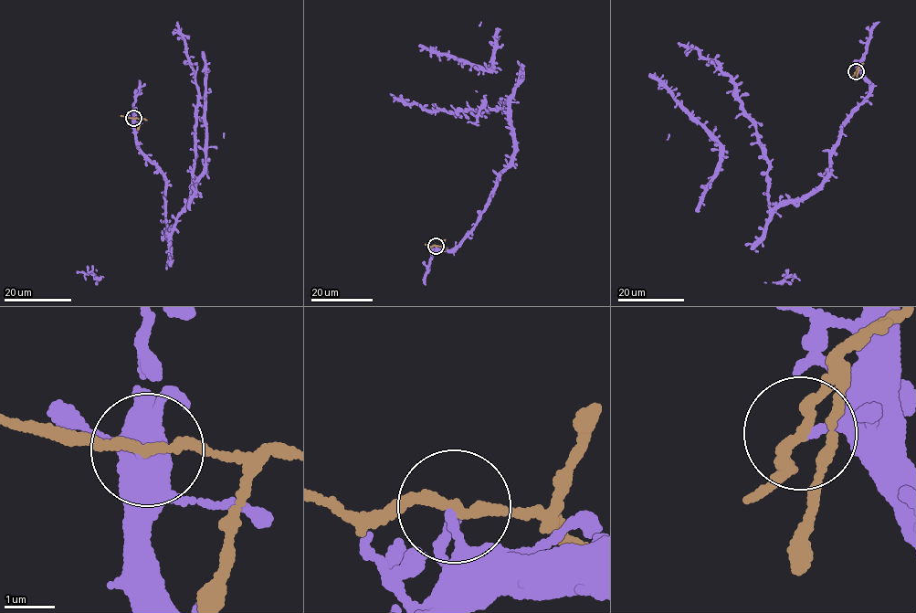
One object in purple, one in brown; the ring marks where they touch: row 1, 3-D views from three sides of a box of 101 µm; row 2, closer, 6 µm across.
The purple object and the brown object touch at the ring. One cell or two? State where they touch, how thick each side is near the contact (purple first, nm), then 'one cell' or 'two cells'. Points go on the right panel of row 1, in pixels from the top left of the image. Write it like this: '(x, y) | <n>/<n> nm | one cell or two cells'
(856, 71) | 240/190 nm | two cells

